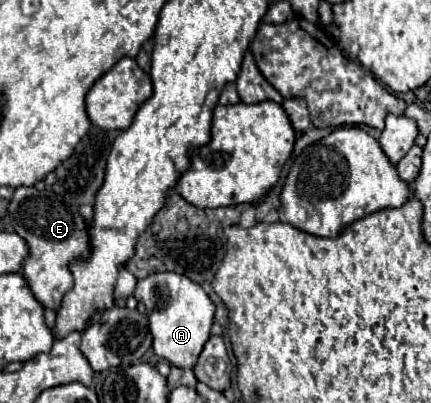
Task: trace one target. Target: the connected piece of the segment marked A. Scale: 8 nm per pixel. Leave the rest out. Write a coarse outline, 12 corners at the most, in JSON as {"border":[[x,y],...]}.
{"border":[[153,273],[133,293],[153,351],[181,369],[209,339],[215,305],[185,275]]}

